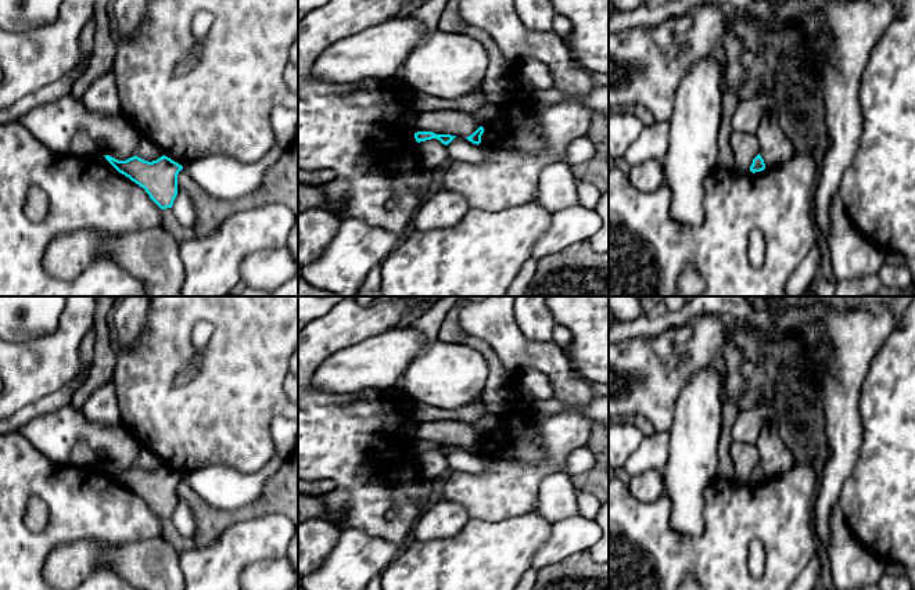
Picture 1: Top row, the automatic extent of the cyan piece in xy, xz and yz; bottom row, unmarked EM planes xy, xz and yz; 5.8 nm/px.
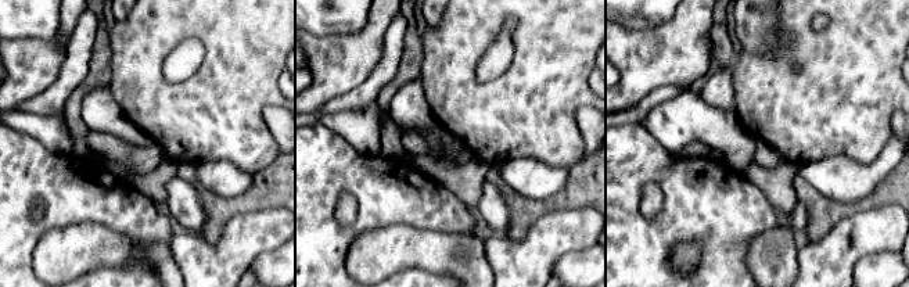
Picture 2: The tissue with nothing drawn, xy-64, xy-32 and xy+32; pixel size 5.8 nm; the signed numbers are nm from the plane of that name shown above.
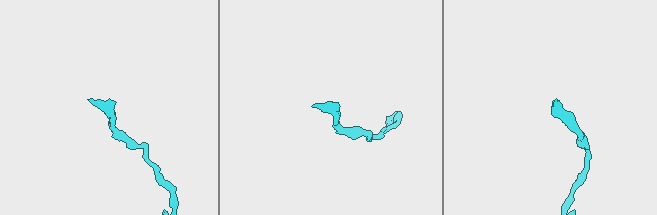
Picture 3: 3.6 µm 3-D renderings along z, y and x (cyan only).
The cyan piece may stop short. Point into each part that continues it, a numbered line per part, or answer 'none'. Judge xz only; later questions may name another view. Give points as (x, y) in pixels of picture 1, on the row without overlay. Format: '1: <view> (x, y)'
none

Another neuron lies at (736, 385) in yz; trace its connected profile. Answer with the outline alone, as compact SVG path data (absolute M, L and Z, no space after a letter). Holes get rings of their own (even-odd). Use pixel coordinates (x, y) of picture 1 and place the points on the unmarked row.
M728 342L724 346L724 355L726 360L726 393L728 400L722 404L722 428L720 432L718 443L718 464L717 476L728 481L733 481L733 460L731 457L732 428L739 413L738 402L746 392L746 379L740 373L743 352L733 342Z

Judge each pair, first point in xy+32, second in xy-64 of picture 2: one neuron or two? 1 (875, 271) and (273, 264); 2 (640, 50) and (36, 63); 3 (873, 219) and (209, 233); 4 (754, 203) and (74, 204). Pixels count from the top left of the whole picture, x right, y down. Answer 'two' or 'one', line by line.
1: one
2: one
3: two
4: one

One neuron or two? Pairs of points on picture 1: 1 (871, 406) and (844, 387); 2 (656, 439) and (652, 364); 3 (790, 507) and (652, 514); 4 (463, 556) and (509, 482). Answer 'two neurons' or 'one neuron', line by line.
1: two neurons
2: two neurons
3: one neuron
4: two neurons

